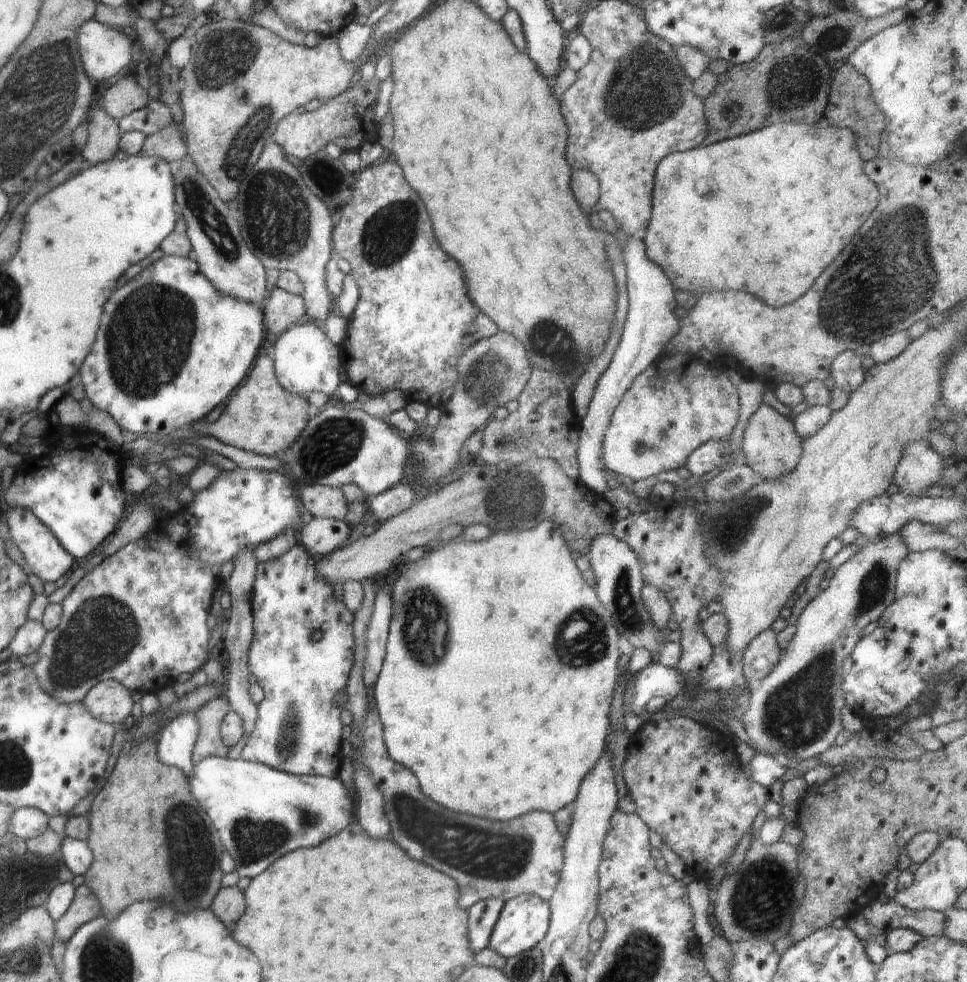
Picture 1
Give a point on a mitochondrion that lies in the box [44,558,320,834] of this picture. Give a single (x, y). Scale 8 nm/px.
(102, 633)

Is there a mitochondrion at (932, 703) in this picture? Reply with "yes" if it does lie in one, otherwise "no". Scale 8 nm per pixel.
no

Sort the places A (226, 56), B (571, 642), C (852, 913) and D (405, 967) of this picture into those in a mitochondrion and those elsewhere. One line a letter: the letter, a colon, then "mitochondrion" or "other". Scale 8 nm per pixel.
A: mitochondrion
B: mitochondrion
C: other
D: other

